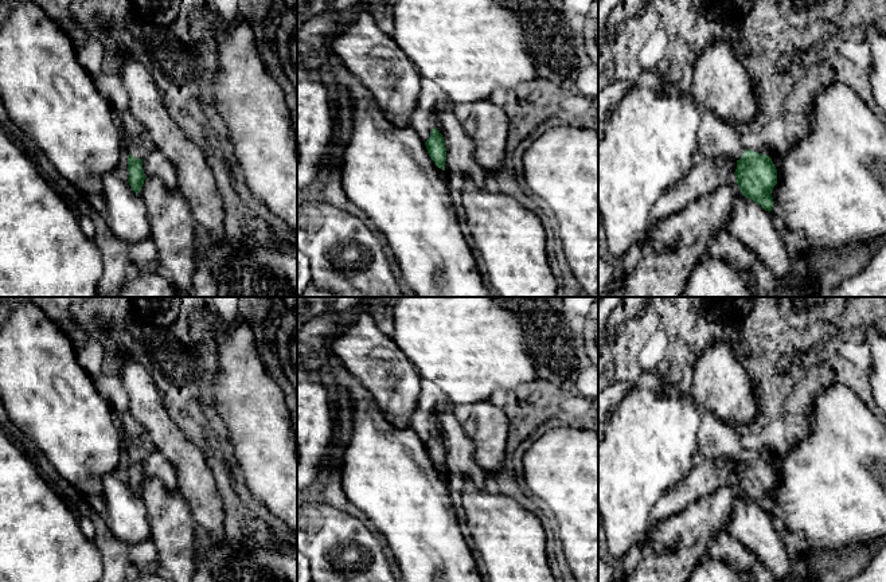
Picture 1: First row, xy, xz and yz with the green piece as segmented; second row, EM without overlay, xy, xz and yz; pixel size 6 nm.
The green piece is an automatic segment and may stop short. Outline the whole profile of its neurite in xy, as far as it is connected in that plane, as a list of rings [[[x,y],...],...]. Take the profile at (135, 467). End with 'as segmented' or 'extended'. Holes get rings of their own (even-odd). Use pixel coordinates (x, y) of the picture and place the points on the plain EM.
[[[143,437],[140,442],[128,448],[128,472],[129,472],[129,487],[138,495],[144,481],[147,480],[143,472],[143,460],[156,450],[151,438]]]; extended

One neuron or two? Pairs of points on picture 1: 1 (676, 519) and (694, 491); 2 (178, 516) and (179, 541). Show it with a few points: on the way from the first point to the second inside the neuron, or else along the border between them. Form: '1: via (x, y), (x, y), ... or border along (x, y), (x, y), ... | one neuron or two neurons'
1: via (683, 512), (693, 503), (694, 497) | one neuron
2: via (178, 522), (178, 535) | one neuron

